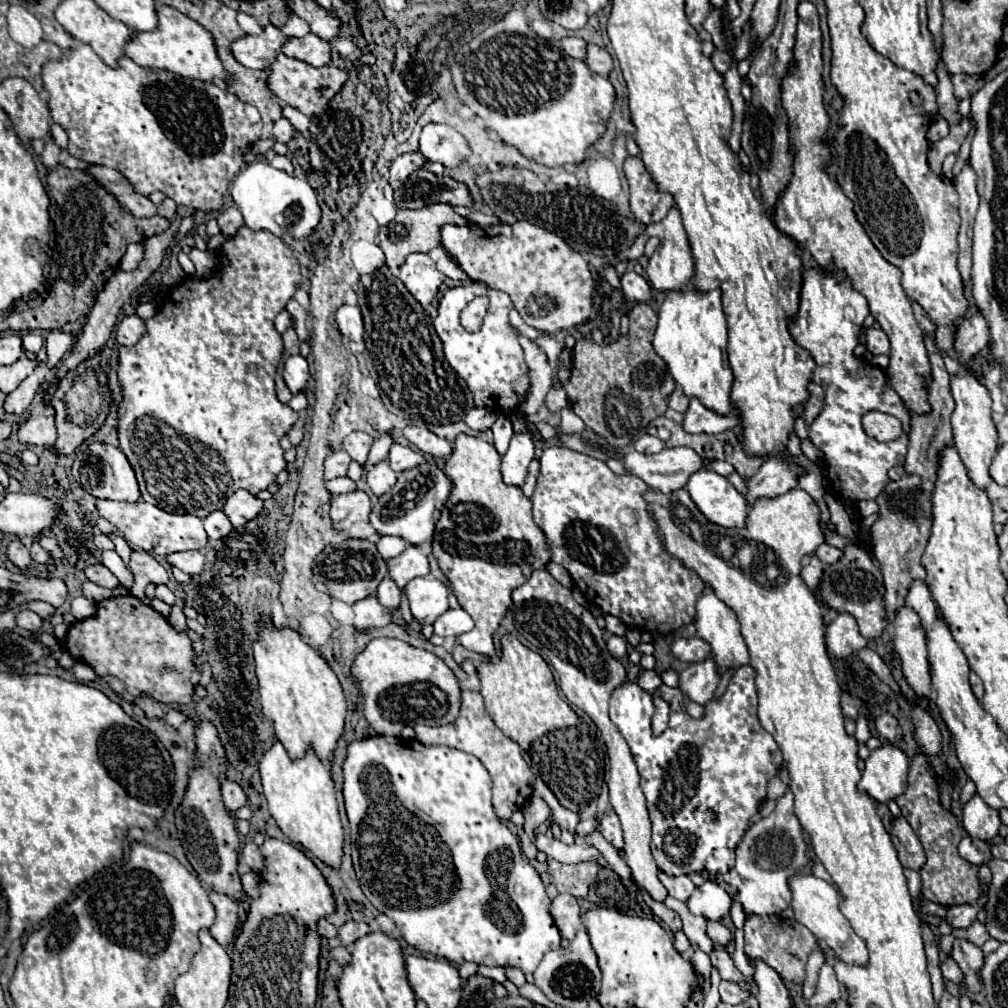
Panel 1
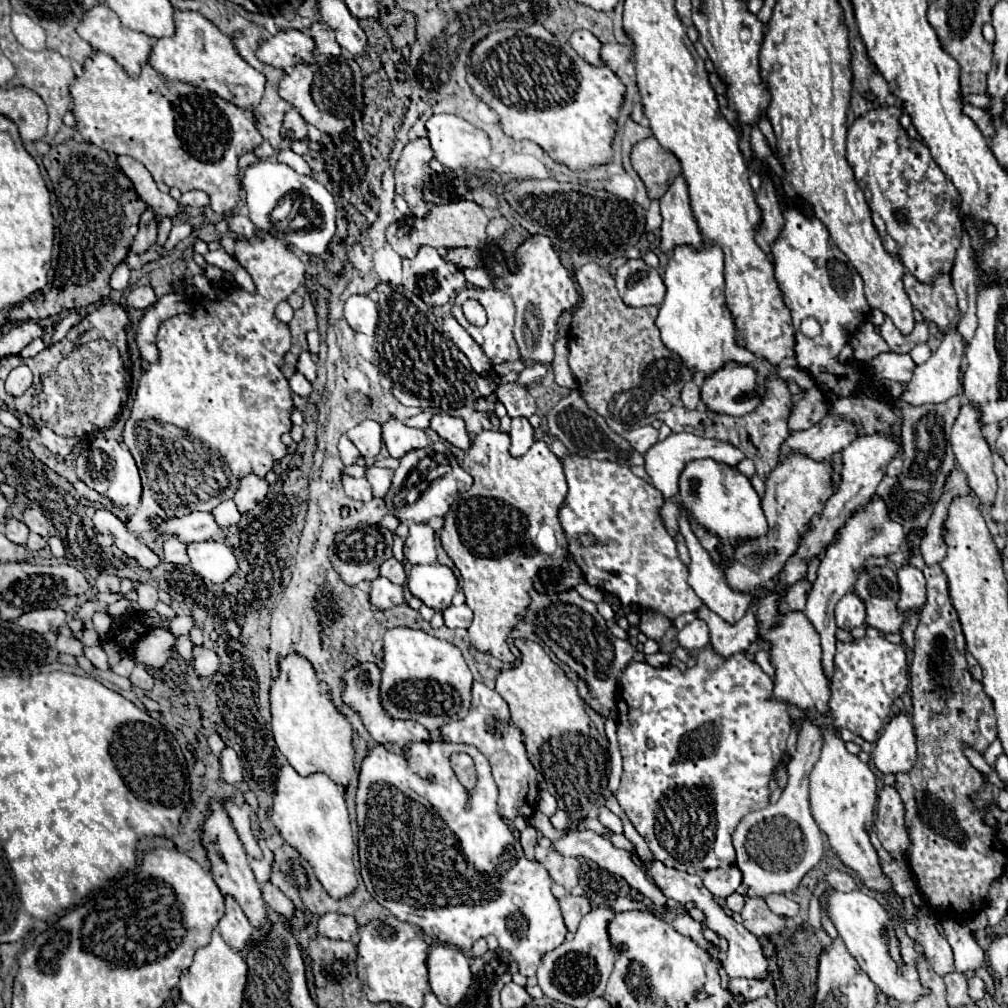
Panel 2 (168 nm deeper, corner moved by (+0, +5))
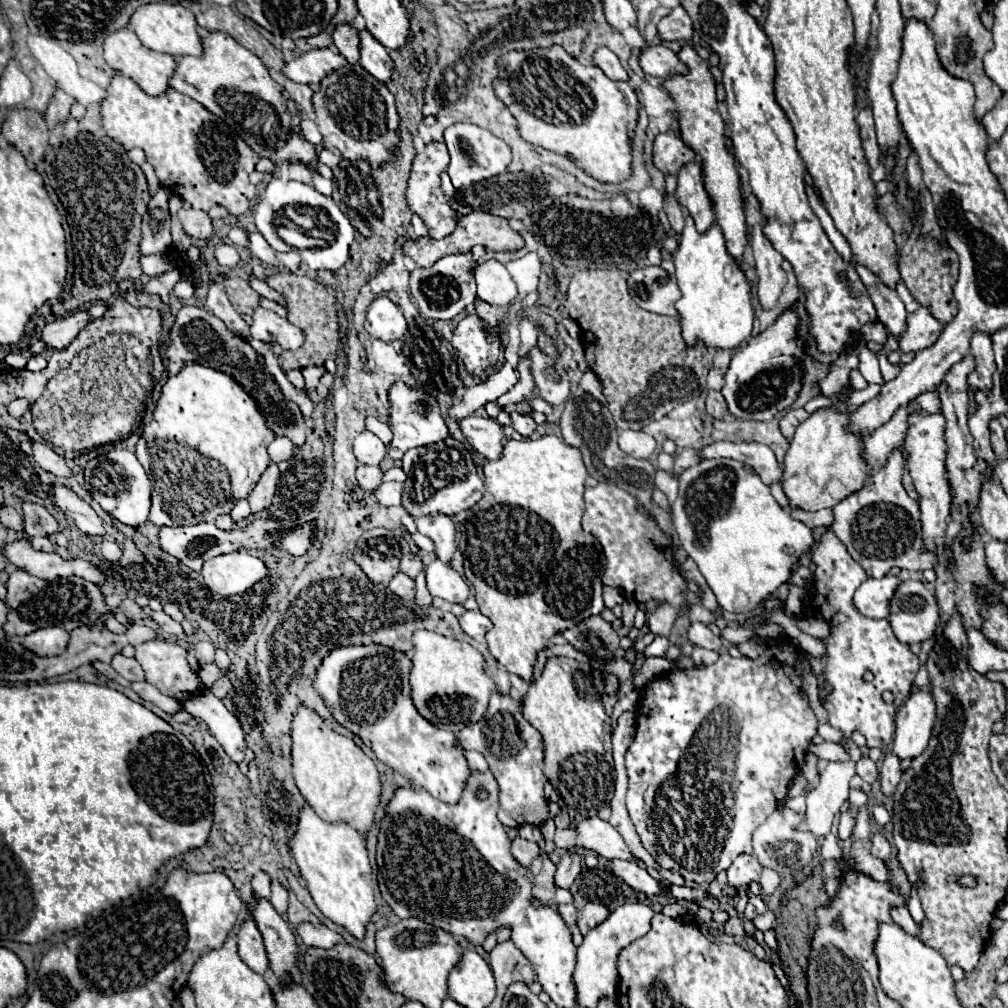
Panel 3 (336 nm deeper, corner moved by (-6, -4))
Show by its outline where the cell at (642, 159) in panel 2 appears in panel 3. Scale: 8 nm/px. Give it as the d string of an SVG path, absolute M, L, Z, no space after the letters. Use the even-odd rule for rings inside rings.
M677 130L663 132L663 134L659 134L655 138L655 144L653 144L653 164L665 176L667 174L677 176L681 166L685 166L689 162L695 162L695 160L697 160L695 152L681 142L681 136L679 136Z

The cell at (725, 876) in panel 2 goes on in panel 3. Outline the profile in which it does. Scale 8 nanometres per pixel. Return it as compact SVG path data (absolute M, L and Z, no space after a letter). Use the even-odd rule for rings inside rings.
M743 854L733 860L733 864L727 870L727 884L739 892L749 888L751 882L759 880L761 876L761 864L751 854Z

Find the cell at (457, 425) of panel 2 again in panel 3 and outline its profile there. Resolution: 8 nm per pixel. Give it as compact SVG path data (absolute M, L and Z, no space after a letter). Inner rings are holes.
M467 416L459 420L459 428L475 454L481 454L487 460L499 458L499 452L505 444L505 436L495 420Z

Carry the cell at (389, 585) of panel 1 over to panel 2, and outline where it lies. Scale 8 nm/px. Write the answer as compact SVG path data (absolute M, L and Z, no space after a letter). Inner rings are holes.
M395 557L383 561L383 565L381 565L381 575L387 577L387 579L391 579L393 583L399 583L399 585L405 585L405 581L407 581L405 567L403 567L403 563L397 561Z

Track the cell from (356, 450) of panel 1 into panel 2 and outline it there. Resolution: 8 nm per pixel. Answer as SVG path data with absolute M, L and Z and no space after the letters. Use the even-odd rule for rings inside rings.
M361 421L357 427L353 427L349 433L351 441L357 445L357 449L361 451L361 455L365 457L367 465L371 465L375 461L375 457L381 451L381 425L377 421Z

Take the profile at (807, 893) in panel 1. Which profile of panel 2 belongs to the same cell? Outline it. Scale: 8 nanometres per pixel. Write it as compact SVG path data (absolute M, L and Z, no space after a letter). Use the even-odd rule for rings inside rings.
M833 891L829 895L829 917L833 919L839 935L843 937L849 953L857 959L859 967L869 975L869 979L881 989L883 995L897 999L899 1003L917 1003L921 997L929 995L931 991L921 983L917 963L923 957L921 947L907 935L905 927L889 915L889 911L871 895L863 891L841 893ZM887 935L895 935L899 939L901 949L901 973L897 961L889 955Z

